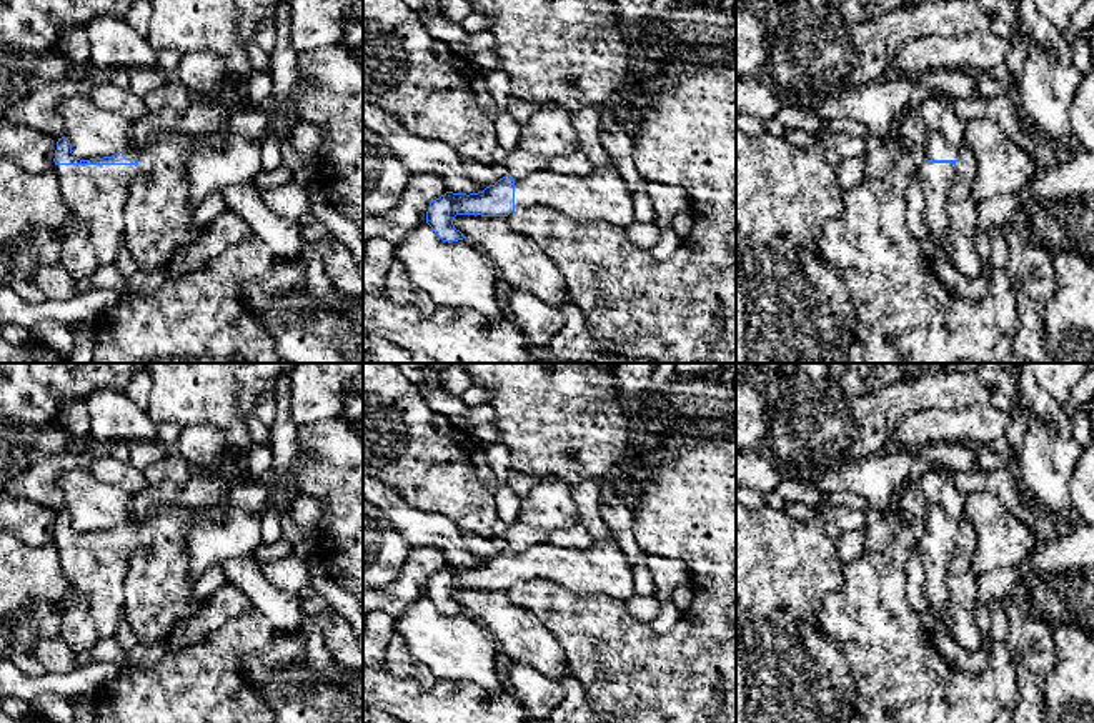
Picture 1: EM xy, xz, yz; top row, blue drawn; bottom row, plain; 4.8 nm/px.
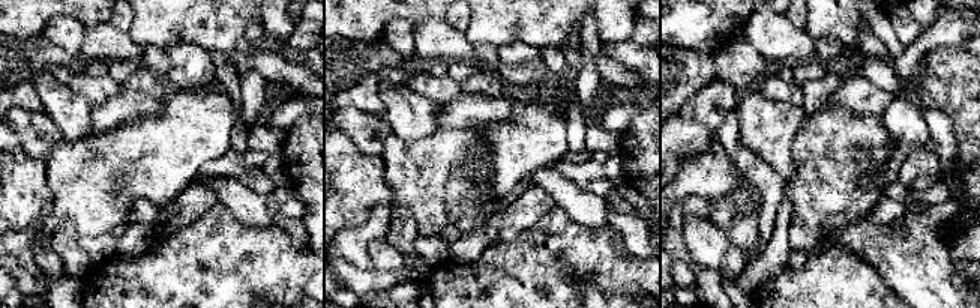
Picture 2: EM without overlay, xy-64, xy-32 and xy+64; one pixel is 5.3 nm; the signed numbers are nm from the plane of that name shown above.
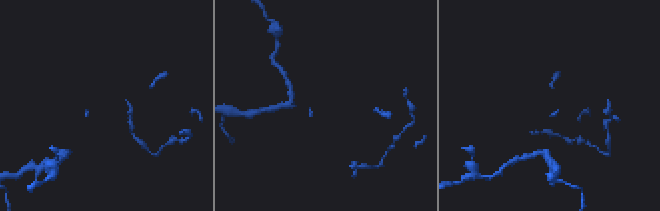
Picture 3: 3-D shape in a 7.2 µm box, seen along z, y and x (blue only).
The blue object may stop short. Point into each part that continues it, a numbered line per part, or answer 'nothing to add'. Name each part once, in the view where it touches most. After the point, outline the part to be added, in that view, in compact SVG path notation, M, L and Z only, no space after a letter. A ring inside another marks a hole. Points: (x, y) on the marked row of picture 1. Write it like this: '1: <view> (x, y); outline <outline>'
1: xy (95, 195); outline M55 165L63 203L90 232L97 260L115 263L135 165Z

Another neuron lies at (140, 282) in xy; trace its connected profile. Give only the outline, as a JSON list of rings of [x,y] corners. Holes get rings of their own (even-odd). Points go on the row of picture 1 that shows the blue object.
[[[168,265],[157,270],[137,270],[128,280],[128,288],[137,295],[152,295],[168,280]]]

